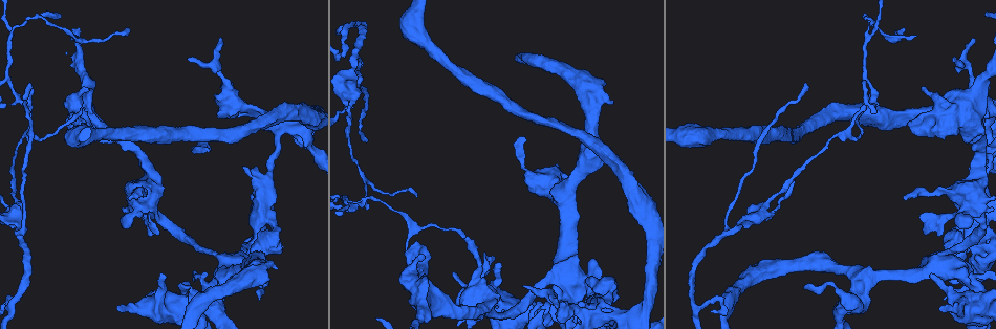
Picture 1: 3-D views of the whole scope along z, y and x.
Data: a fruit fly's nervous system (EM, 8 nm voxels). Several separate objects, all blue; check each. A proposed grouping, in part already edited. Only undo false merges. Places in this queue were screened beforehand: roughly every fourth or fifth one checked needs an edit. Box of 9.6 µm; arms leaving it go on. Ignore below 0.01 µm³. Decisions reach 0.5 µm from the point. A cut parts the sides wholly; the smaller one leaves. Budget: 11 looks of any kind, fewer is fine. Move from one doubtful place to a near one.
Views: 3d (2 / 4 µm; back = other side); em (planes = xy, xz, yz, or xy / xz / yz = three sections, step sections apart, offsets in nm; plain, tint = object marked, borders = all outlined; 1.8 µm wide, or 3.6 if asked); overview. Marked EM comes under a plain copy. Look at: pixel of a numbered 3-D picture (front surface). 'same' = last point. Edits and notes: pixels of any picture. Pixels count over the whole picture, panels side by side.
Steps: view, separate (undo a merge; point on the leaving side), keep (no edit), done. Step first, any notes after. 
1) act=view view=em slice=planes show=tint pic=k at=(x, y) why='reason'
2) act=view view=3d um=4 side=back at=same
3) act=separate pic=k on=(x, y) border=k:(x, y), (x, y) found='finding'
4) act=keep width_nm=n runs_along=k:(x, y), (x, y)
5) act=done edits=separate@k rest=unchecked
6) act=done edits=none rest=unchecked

act=view view=3d um=2 pic=1 at=(876, 97) why='abrupt turn'

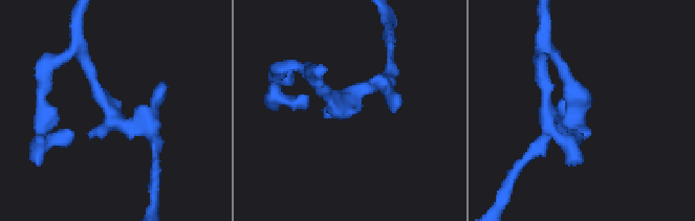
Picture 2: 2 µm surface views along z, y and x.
act=view view=em slice=planes show=borders pic=2 at=(344, 105)

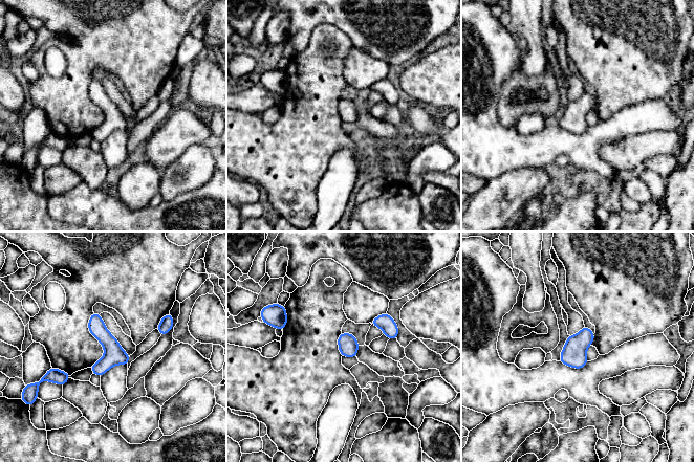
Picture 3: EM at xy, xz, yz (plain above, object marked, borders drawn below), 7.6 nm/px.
act=keep width_nm=150 runs_along=3:(94, 315), (109, 342), (100, 373) found='one neuron here'

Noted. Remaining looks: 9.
act=view view=em slice=planes show=tint pic=1 at=(417, 269) why='sharp bend'

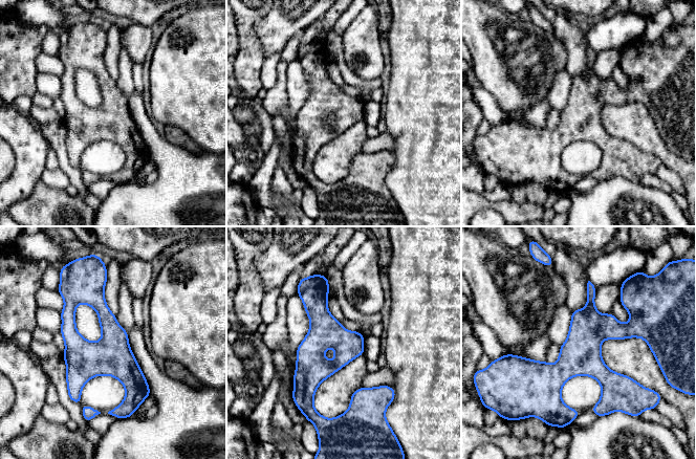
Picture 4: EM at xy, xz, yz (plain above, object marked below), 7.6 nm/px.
act=keep runs_along=4:(98, 282), (113, 356), (130, 375), (125, 405) found='continuous, no second neuron'

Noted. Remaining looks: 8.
act=view view=em um=3.6 slice=planes show=tint pic=1 at=(571, 281) why='sudden change in width'

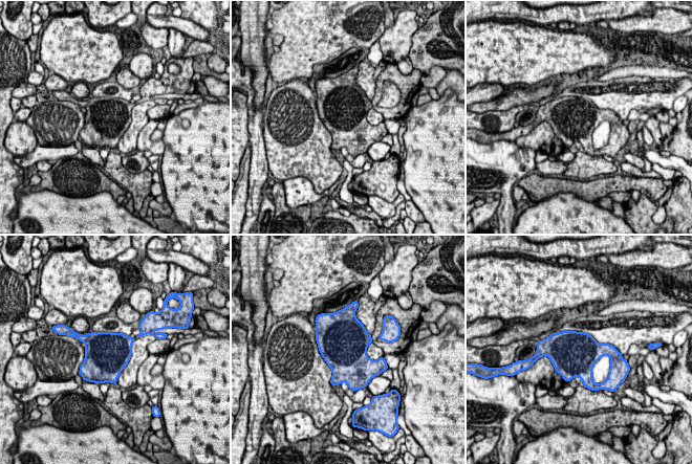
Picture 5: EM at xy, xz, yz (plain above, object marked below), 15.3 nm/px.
act=keep width_nm=650 found='all the same neuron'

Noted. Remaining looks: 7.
act=view view=em um=3.6 slice=planes show=tint pic=1 at=(265, 188) why='two arms in line, one across'

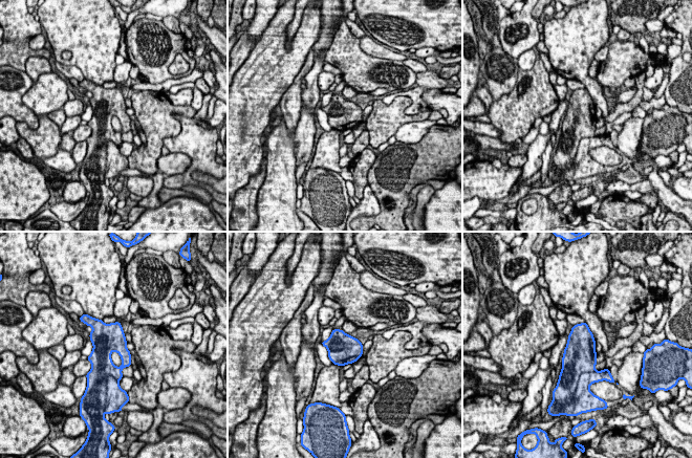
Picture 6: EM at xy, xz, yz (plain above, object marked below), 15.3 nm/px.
act=separate pic=6 on=(572, 367) border=6:(595, 370), (583, 372), (576, 385) found='a second neuron is stuck on'

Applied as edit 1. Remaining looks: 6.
act=done edits=separate@6 rest=unchecked

